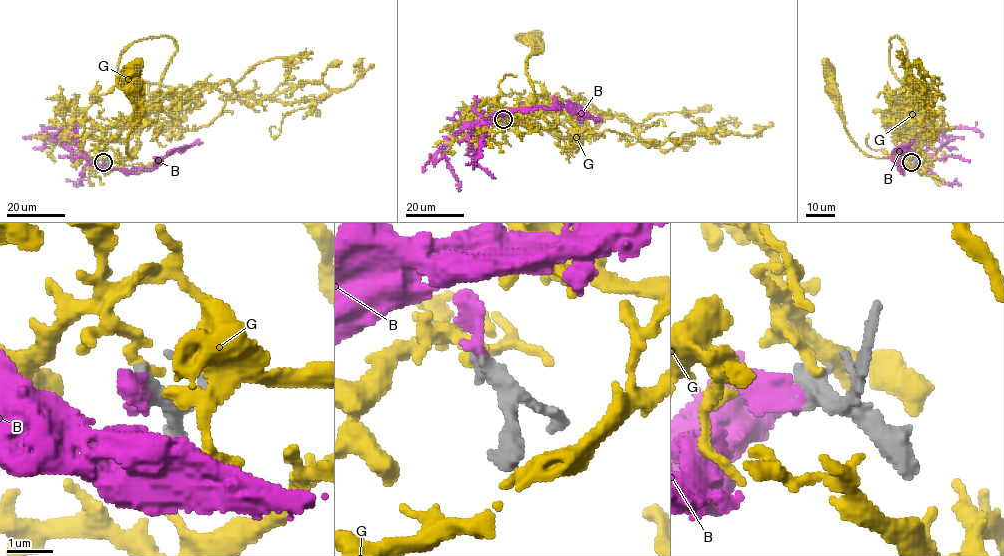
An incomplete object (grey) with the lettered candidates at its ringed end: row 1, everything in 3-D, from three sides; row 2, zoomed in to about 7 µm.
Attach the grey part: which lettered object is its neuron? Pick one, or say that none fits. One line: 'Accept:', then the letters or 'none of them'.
Accept: B

